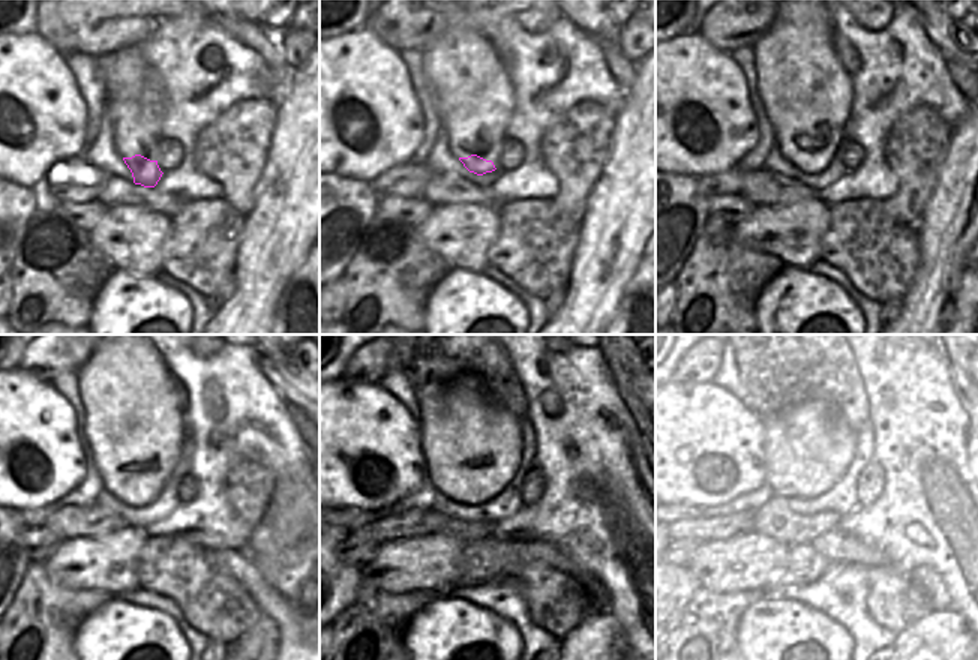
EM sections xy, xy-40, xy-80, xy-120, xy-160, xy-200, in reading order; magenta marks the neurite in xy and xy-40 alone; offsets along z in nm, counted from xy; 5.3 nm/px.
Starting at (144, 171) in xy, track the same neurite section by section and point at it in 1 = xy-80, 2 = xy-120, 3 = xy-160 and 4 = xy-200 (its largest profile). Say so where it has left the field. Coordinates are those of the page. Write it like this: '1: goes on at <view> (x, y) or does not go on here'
1: goes on at xy-80 (807, 164)
2: goes on at xy-120 (137, 498)
3: goes on at xy-160 (474, 497)
4: goes on at xy-200 (810, 494)

